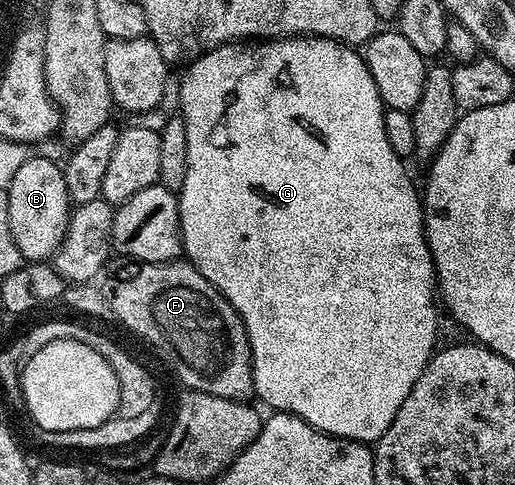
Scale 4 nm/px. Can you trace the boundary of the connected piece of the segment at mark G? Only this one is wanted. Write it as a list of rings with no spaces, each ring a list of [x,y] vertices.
[[[298,36],[295,38],[271,38],[268,40],[238,40],[223,42],[215,49],[200,54],[196,60],[184,67],[185,75],[181,78],[181,110],[179,117],[187,128],[187,176],[183,188],[179,192],[179,220],[181,221],[181,240],[184,257],[198,272],[203,275],[212,286],[220,292],[235,308],[235,312],[243,320],[247,340],[251,344],[251,360],[253,361],[253,394],[261,397],[273,412],[294,414],[307,424],[311,424],[319,432],[330,434],[336,438],[346,438],[352,442],[375,444],[391,428],[391,420],[395,420],[395,412],[407,400],[407,392],[415,388],[415,380],[423,372],[435,353],[437,342],[437,306],[439,310],[439,287],[437,272],[433,268],[433,257],[429,251],[429,244],[425,241],[425,212],[423,198],[413,187],[413,178],[405,171],[406,163],[391,148],[387,140],[387,132],[383,129],[383,116],[387,109],[379,96],[379,88],[375,88],[375,80],[371,80],[371,72],[367,68],[364,57],[354,47],[346,46],[344,42],[336,42],[330,38],[315,38],[312,36]]]

